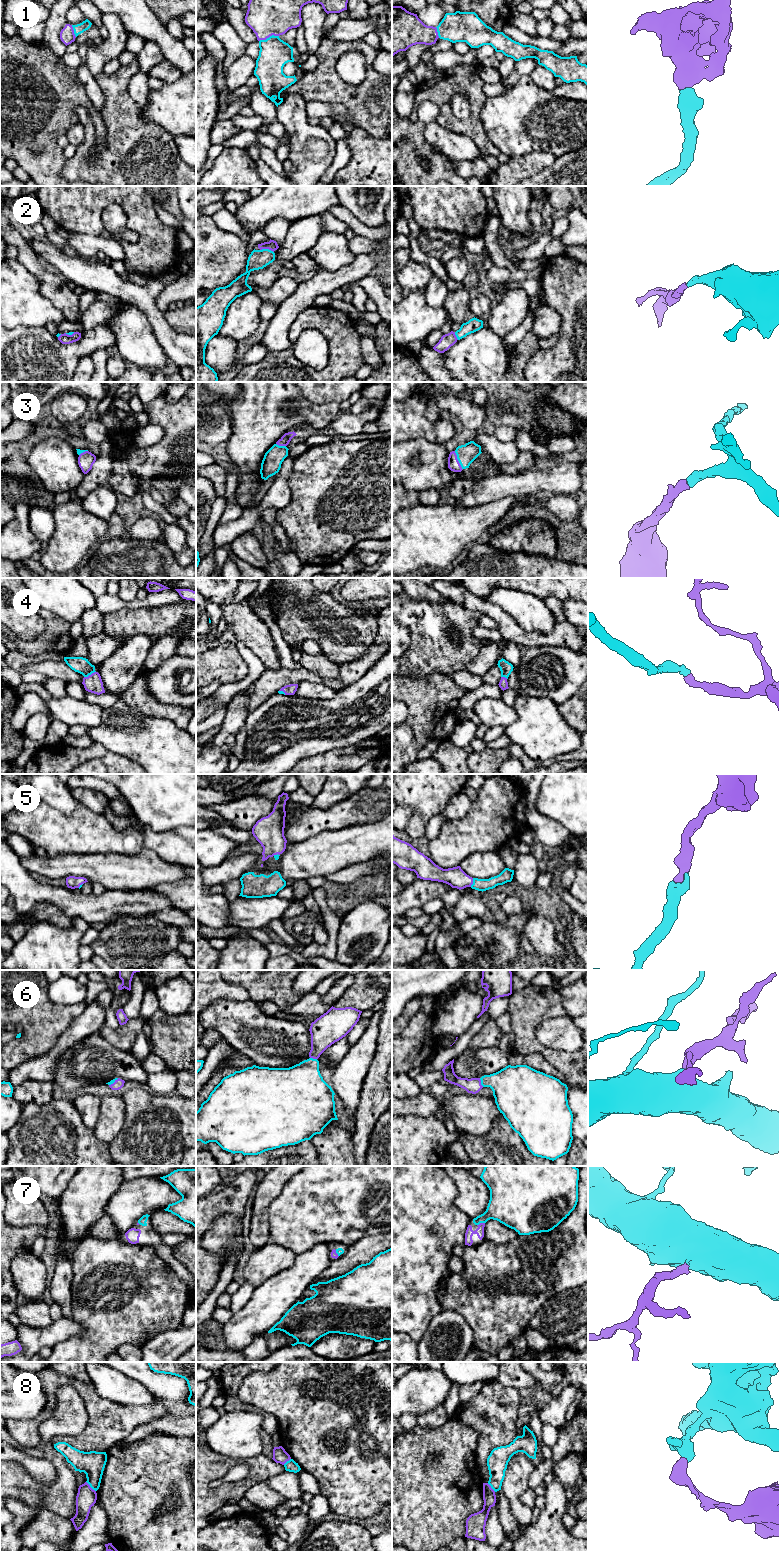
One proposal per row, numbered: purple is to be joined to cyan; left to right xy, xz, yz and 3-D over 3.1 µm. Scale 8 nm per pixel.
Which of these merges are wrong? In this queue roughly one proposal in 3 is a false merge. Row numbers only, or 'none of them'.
8

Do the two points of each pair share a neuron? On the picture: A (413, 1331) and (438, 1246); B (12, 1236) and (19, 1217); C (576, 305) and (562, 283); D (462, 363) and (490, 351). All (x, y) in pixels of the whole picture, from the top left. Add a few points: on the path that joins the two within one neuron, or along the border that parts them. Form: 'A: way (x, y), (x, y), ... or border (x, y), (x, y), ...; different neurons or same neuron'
A: way (413, 1310), (413, 1271), (417, 1267); same neuron
B: border (10, 1224), (13, 1226), (40, 1226); different neurons
C: way (576, 300), (576, 297), (567, 288); same neuron
D: way (469, 363), (478, 362), (483, 357); same neuron

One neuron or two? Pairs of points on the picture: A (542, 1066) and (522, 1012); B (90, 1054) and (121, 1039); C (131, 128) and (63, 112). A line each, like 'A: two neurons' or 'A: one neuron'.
A: two neurons
B: two neurons
C: two neurons

